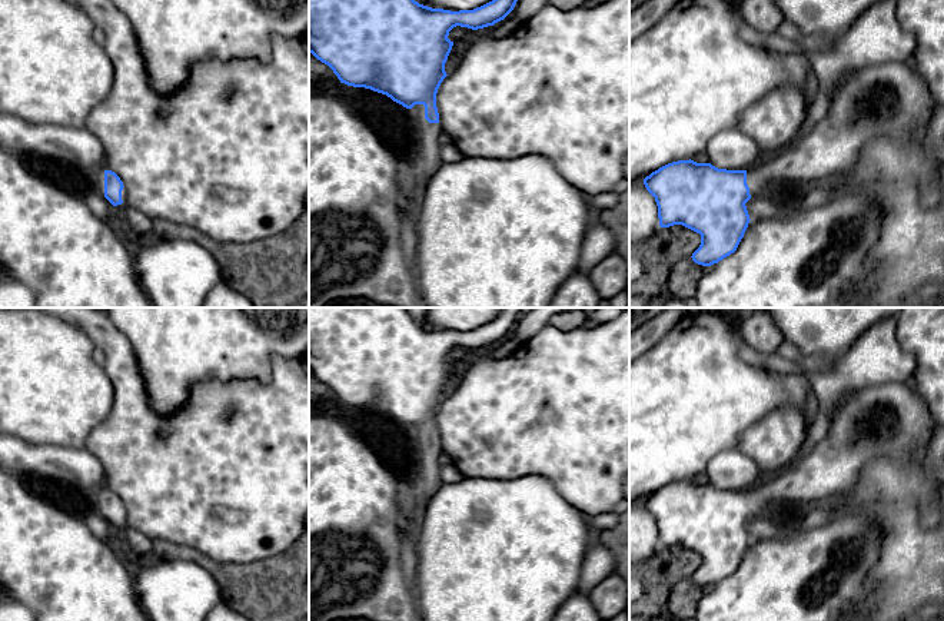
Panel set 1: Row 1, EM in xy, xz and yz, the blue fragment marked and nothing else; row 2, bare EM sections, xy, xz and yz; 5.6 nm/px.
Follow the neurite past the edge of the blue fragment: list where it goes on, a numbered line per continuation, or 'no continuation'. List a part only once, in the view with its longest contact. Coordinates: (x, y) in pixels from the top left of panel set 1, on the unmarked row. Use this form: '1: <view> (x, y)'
1: xz (422, 475)

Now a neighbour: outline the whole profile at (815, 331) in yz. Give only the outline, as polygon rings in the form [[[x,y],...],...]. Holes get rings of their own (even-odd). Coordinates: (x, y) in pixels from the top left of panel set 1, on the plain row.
[[[759,308],[771,315],[784,341],[794,343],[802,356],[824,355],[828,371],[874,323],[897,316],[901,308]]]

